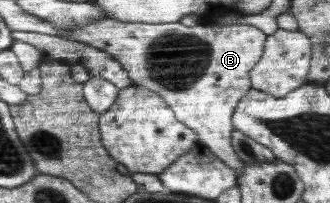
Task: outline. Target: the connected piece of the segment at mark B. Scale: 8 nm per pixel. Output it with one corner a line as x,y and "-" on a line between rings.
107,18
91,21
89,25
82,27
74,27
70,29
69,37
112,54
125,66
133,83
145,86
163,98
163,101
173,110
177,120
197,133
199,143
211,149
218,159
236,175
243,171
245,164
239,159
231,144
231,133
234,129
231,116
233,116
235,105
252,88
249,72
262,57
267,39
265,33
251,25
221,26
216,22
206,22
186,27
180,22
147,24
146,22
121,22

